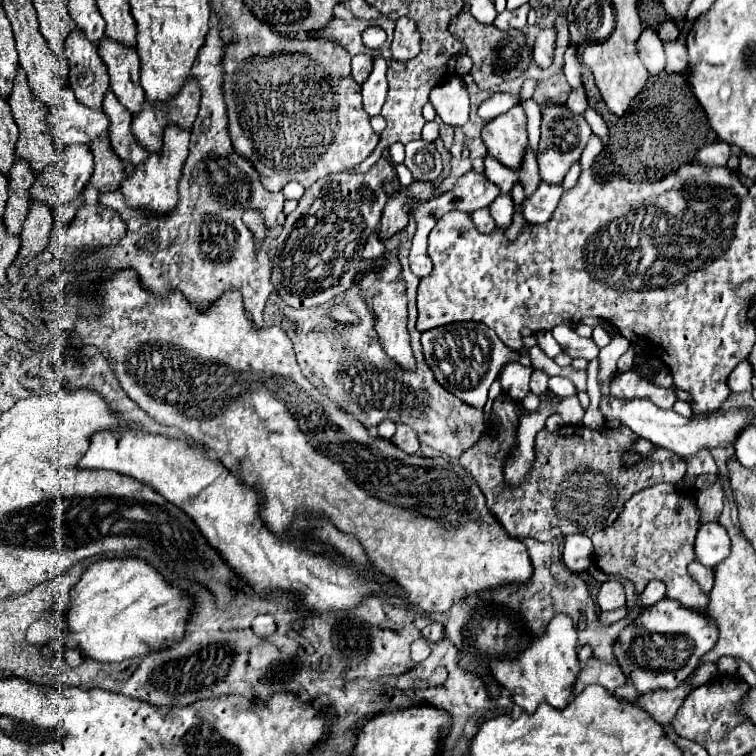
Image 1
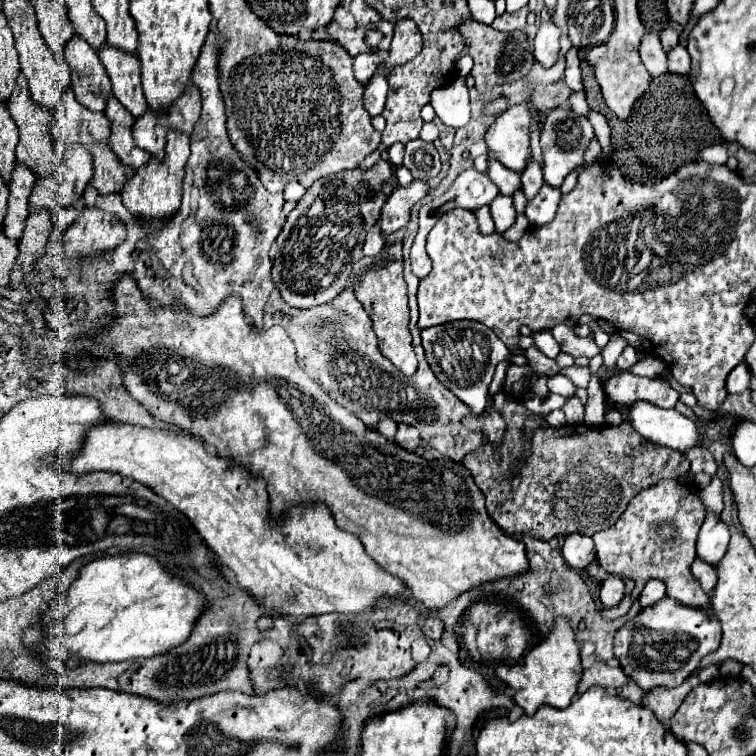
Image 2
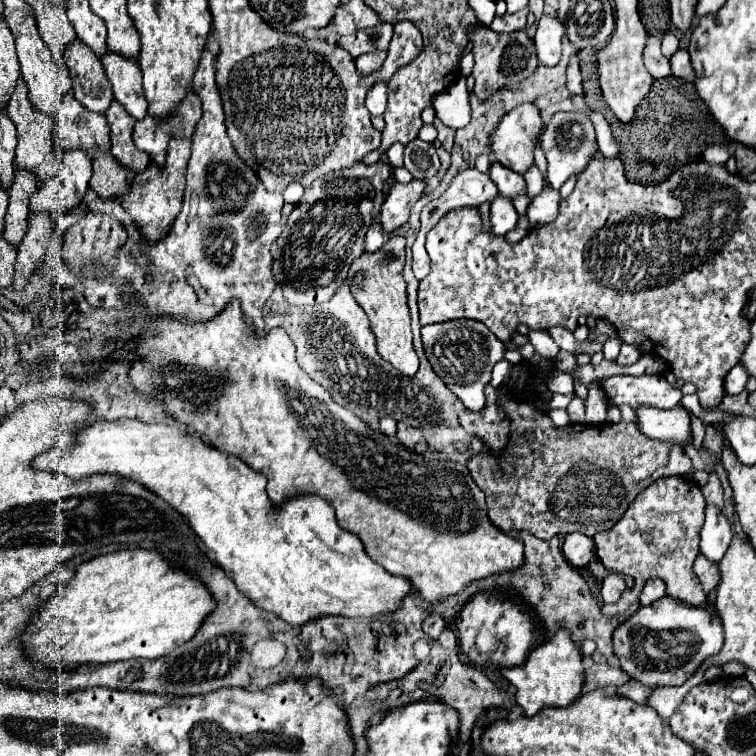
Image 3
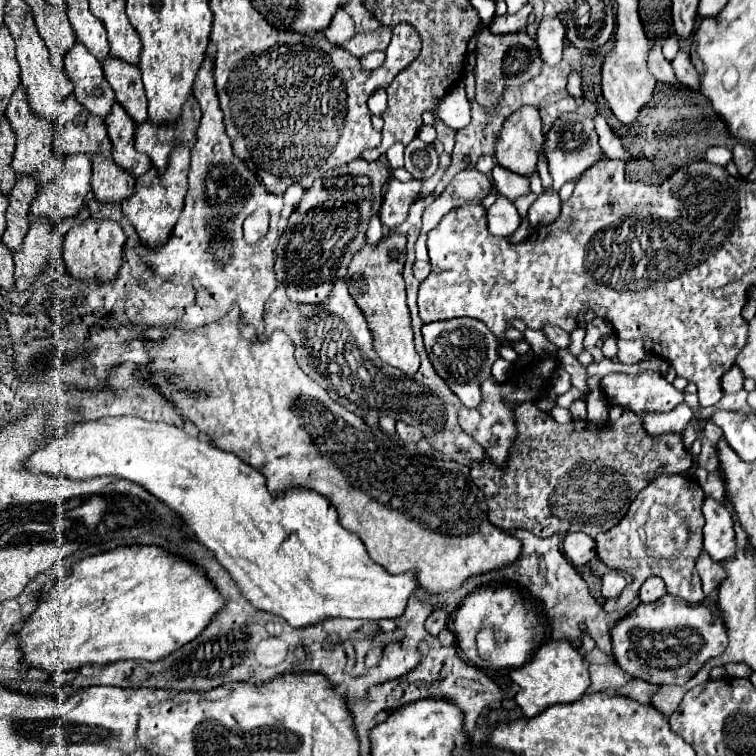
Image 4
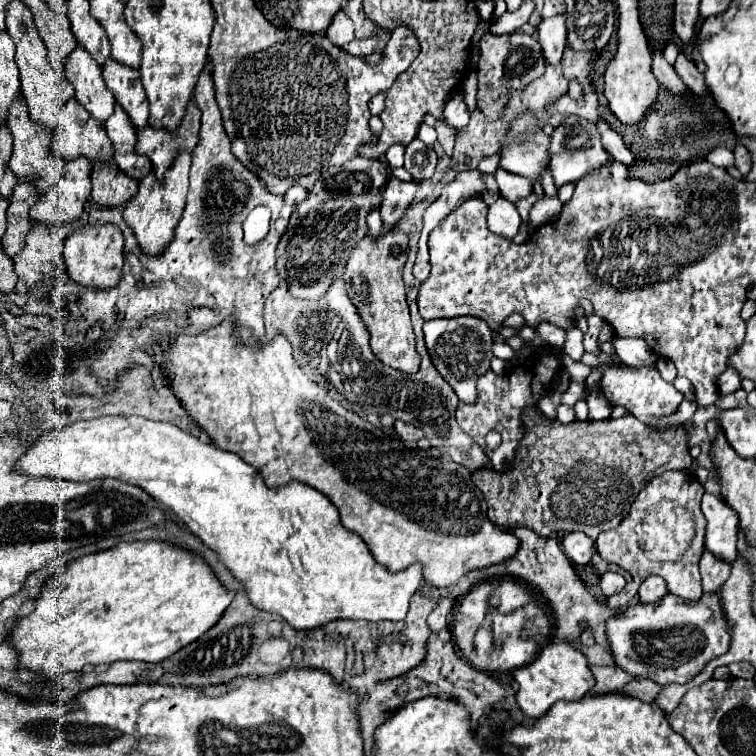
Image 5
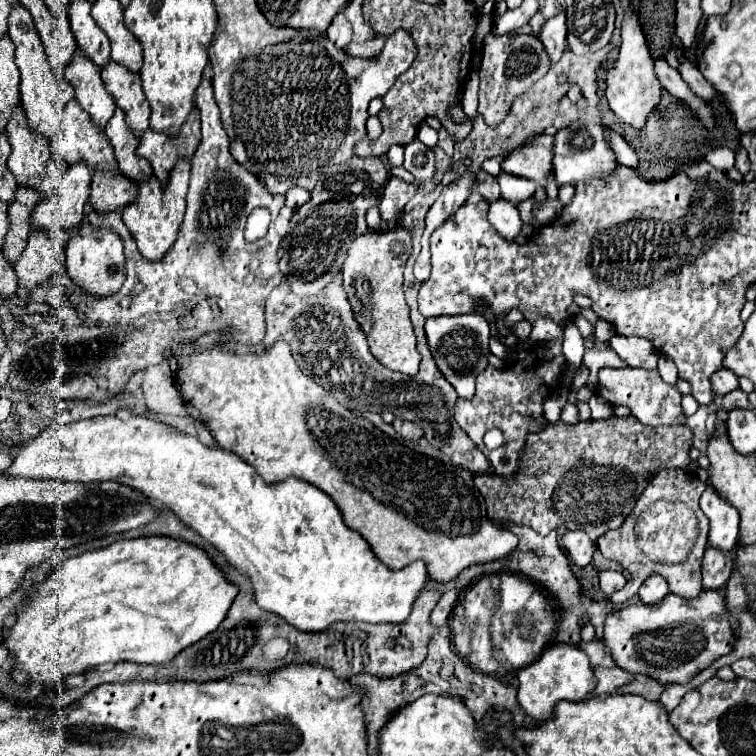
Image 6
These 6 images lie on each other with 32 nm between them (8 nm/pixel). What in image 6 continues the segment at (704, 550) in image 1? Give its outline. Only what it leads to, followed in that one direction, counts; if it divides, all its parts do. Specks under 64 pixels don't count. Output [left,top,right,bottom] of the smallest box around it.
[700,488,740,556]

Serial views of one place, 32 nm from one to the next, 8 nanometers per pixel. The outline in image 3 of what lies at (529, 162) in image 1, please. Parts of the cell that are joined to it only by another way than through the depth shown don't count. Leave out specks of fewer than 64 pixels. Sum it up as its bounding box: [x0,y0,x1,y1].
[524,164,544,196]

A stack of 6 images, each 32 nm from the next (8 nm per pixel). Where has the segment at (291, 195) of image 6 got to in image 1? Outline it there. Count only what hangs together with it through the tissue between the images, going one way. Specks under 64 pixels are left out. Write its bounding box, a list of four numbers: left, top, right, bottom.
[282,182,304,200]

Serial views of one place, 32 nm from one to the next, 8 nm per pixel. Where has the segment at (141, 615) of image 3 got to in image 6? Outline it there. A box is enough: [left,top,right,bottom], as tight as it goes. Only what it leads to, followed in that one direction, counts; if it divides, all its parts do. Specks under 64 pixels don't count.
[4,536,236,692]

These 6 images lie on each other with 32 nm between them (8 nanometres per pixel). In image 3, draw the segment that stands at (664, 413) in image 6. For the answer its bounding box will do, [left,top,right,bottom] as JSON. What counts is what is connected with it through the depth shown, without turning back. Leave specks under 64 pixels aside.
[602,376,682,410]

